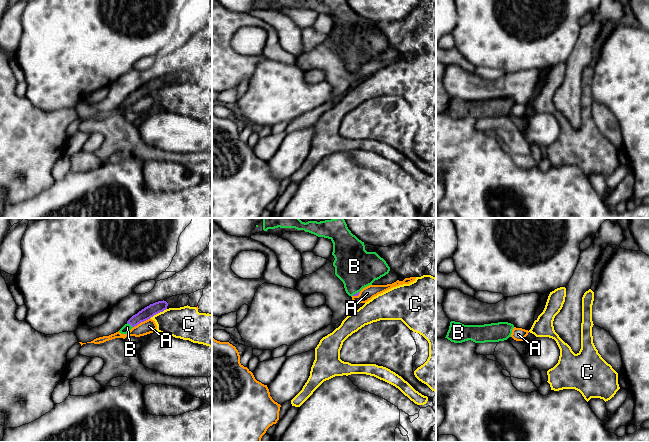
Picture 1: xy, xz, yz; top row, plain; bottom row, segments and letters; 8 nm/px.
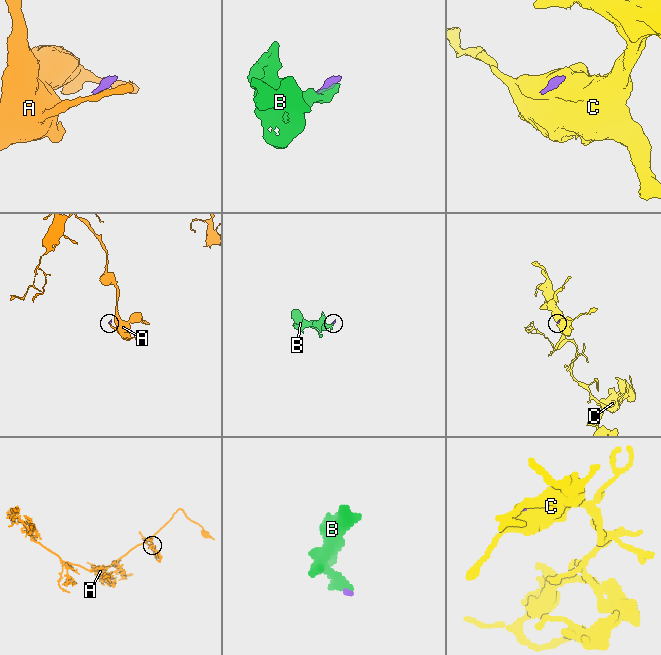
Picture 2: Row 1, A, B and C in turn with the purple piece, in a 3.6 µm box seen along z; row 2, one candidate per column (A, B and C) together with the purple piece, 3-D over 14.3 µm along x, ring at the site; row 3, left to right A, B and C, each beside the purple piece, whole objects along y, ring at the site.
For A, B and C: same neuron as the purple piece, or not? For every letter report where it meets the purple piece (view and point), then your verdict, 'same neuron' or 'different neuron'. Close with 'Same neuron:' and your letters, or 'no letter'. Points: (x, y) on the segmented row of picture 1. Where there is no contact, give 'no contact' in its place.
A: meets purple in xy at (141, 321); different neuron
B: meets purple in xy at (130, 324); same neuron
C: meets purple in xy at (157, 313); different neuron
Same neuron: B

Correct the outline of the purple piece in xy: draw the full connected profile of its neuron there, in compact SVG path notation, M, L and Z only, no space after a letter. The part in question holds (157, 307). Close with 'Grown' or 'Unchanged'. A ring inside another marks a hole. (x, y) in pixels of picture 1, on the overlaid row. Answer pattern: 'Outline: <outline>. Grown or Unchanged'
Outline: M158 301L145 307L137 314L133 315L127 323L119 330L121 334L127 334L133 327L137 326L141 322L144 322L154 315L163 312L167 309L168 303L166 301Z. Grown

